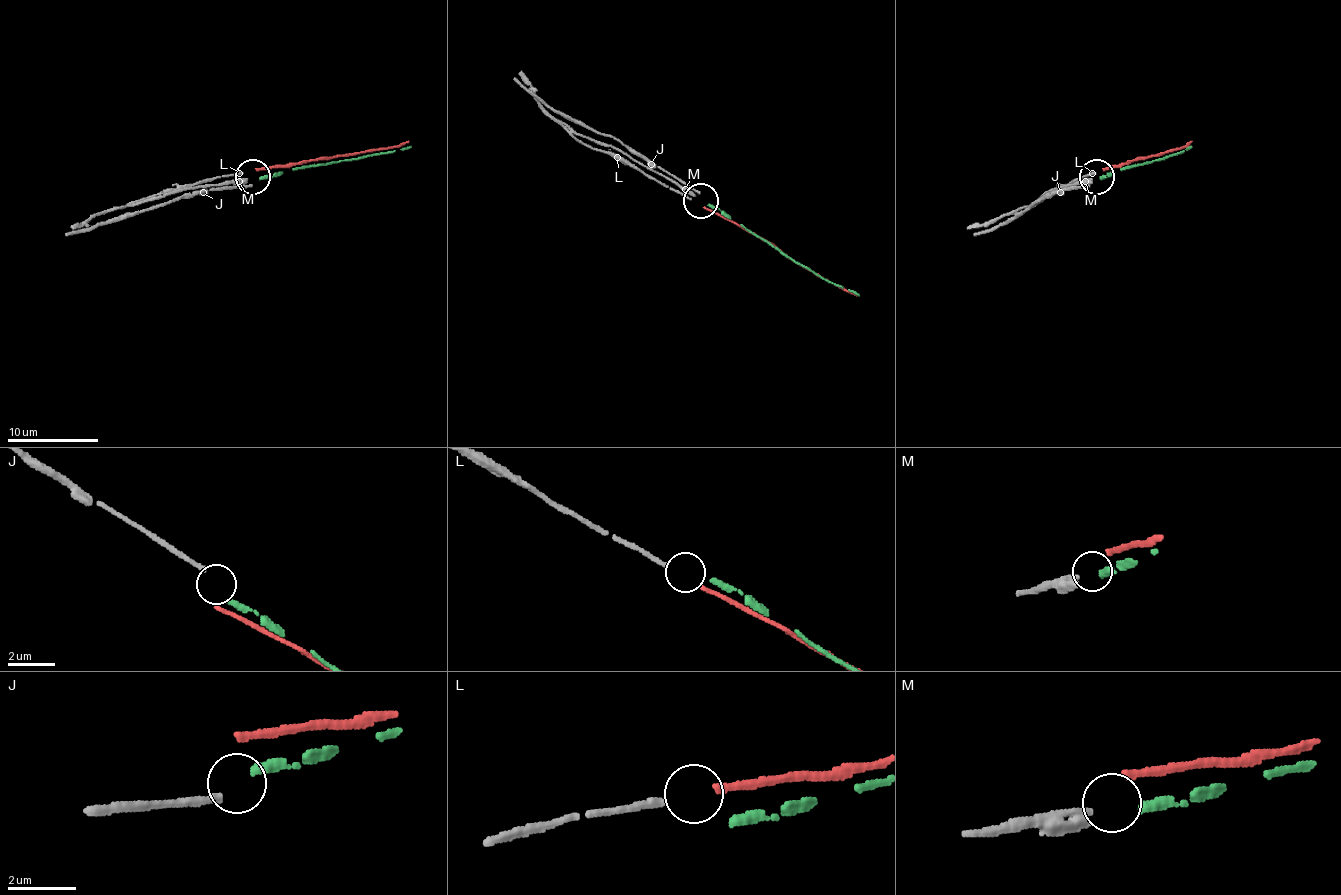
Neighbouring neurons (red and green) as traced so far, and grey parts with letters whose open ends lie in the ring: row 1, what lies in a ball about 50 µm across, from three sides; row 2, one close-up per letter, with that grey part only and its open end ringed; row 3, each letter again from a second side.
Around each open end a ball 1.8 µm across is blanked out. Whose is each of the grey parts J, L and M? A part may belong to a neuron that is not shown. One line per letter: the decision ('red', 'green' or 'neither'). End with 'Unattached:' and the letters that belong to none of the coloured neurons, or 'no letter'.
J: neither
L: red
M: green
Unattached: J

